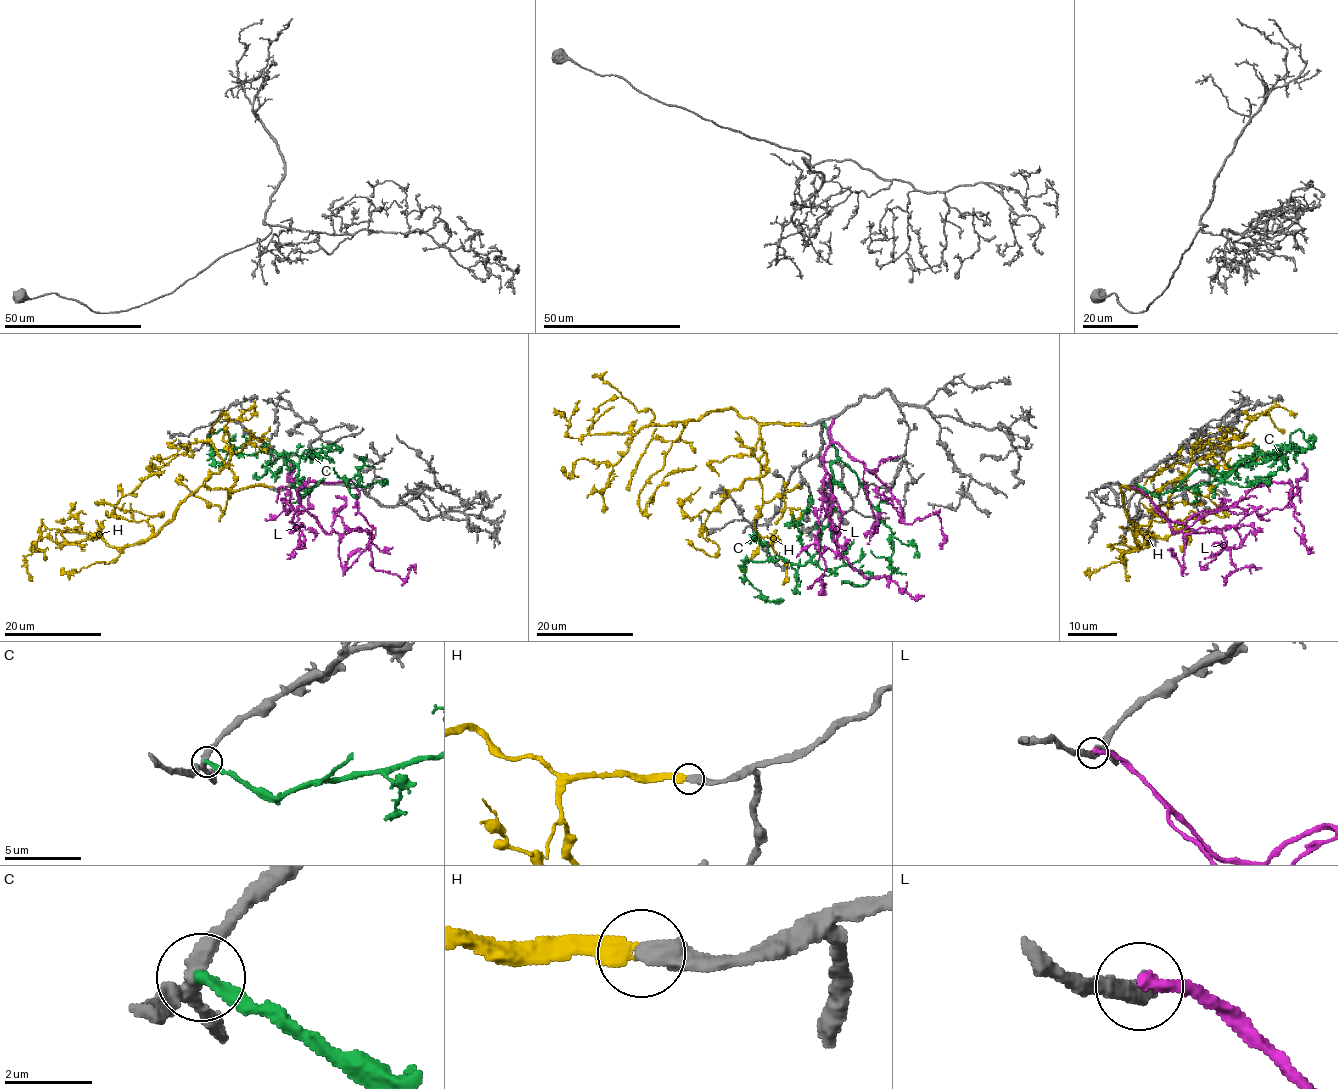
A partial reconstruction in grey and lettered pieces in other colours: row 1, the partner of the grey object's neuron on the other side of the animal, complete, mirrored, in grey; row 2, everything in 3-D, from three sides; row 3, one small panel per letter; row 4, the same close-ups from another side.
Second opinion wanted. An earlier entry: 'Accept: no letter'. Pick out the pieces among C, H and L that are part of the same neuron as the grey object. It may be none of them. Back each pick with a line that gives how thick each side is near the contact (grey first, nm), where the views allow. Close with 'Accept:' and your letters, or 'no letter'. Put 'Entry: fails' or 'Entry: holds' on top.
Entry: holds
Accept: no letter

